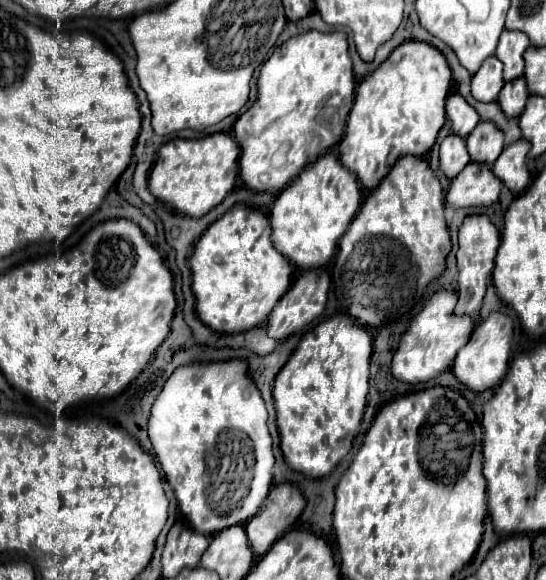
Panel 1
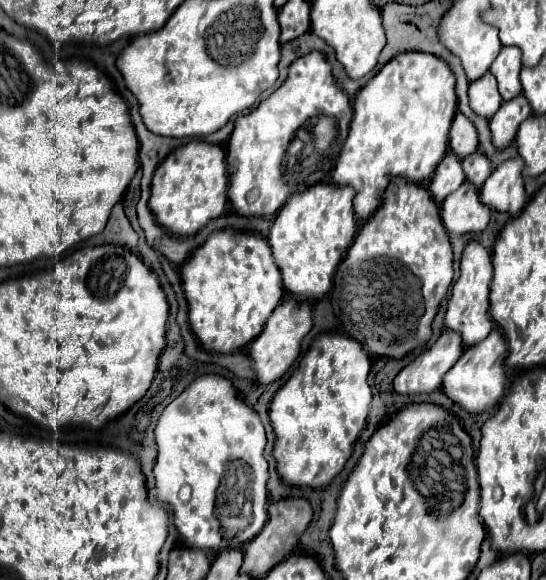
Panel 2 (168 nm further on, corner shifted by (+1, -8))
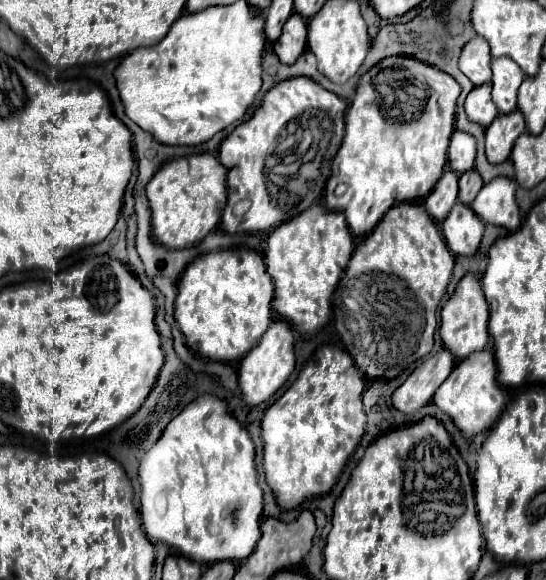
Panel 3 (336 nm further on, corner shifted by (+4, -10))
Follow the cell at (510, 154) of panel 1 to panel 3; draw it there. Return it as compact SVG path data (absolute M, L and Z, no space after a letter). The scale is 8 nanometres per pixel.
M497 177L483 185L471 209L475 215L489 225L505 227L507 231L517 231L521 227L521 213L515 203L517 183L509 177Z

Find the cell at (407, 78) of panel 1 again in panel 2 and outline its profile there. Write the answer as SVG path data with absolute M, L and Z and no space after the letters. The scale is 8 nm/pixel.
M408 51L392 57L378 75L374 75L354 99L354 117L350 123L348 139L336 161L332 181L338 185L352 185L356 191L354 211L358 217L368 219L382 203L382 193L388 181L396 175L408 181L422 183L428 181L448 149L448 131L456 115L456 93L454 93L454 73L436 55Z

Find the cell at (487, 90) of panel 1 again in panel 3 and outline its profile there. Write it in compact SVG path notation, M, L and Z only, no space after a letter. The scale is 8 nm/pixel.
M491 85L475 87L467 99L465 99L465 113L467 119L473 123L479 123L481 127L489 127L493 119L499 115L493 99L491 99Z

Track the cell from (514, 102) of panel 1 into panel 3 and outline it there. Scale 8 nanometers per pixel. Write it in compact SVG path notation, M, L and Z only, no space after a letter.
M521 111L499 115L485 133L485 151L489 163L497 165L509 159L515 139L525 131L525 119Z

